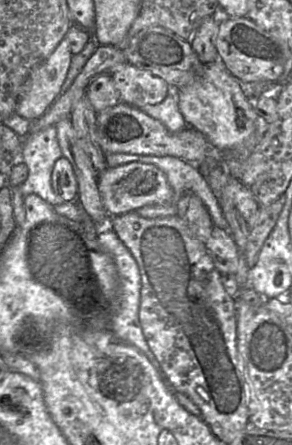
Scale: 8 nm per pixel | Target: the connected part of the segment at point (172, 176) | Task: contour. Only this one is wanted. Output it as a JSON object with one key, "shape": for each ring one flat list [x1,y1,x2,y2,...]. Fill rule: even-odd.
{"shape":[[126,153,104,154,107,168,129,162,152,164,167,177,174,194,179,198,186,192,196,194,206,207,214,227,228,230,228,222,223,210,209,185,195,164,173,156,137,155]]}

